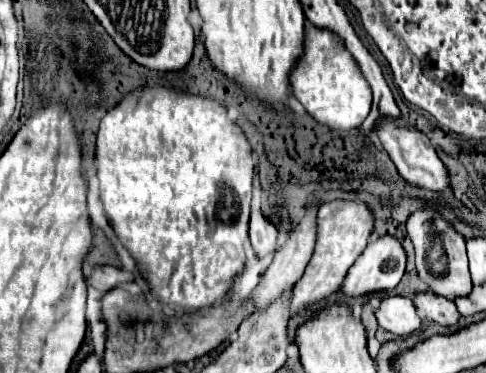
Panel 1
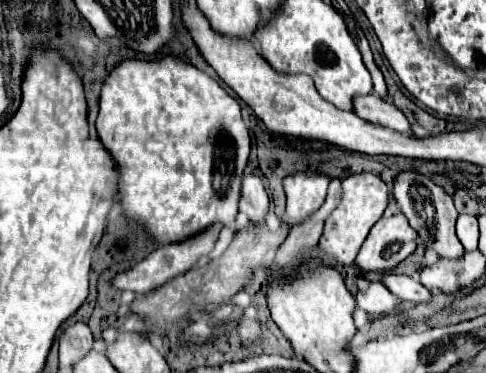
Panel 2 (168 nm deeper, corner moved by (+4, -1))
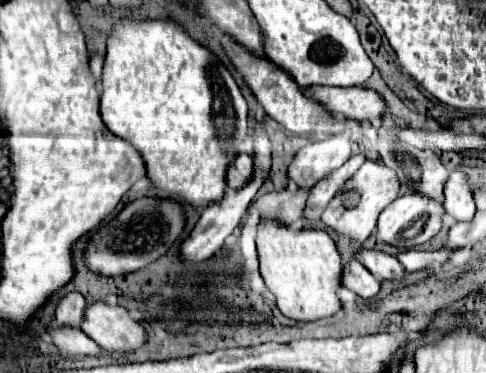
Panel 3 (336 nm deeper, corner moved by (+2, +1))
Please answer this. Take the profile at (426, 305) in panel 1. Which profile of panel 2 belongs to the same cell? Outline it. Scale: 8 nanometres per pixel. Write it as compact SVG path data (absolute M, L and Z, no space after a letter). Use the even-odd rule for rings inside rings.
M385 274L383 276L383 284L403 302L413 302L413 304L419 304L423 300L429 300L431 298L431 292L427 292L423 288L423 284L411 276L401 276L401 274Z

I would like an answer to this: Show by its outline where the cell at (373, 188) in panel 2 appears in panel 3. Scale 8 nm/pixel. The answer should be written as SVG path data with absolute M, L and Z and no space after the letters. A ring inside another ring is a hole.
M367 160L367 162L355 172L355 176L345 184L345 190L347 190L347 192L355 192L355 194L357 194L357 202L349 204L349 202L347 202L349 196L343 194L343 196L335 198L335 202L325 208L321 220L323 220L325 226L333 228L337 234L347 236L349 240L363 244L363 242L371 236L371 232L373 232L373 228L375 228L375 224L377 224L377 216L385 210L387 204L391 204L391 200L395 200L395 198L399 196L401 184L397 182L397 174L395 174L391 168Z

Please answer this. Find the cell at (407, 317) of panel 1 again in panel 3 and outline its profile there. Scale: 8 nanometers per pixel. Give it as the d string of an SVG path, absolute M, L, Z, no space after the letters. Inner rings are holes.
M349 260L349 264L349 272L343 272L343 286L365 300L377 296L381 290L379 280L359 260Z

